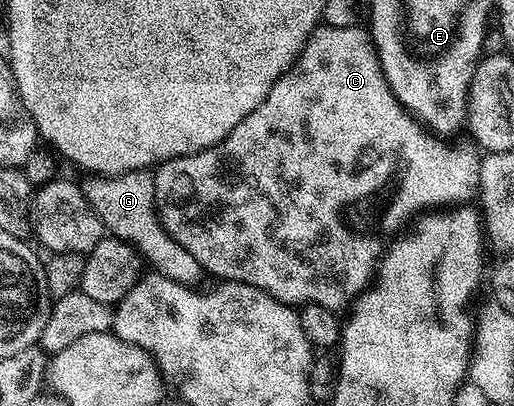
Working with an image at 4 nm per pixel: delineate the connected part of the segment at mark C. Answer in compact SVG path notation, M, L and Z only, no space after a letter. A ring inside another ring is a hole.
M319 25L318 29L310 34L310 39L304 44L304 48L298 59L292 64L292 68L288 68L288 72L284 72L284 76L280 76L276 80L276 84L272 84L268 96L264 96L262 103L252 112L248 112L248 116L244 116L244 120L240 120L240 124L236 124L236 128L232 128L232 132L223 142L218 142L215 146L209 146L208 149L195 154L170 158L157 167L154 174L154 205L157 217L160 219L163 229L170 234L171 238L176 239L188 252L192 252L192 256L196 256L196 260L200 260L202 269L207 275L215 274L218 280L243 282L249 286L255 286L263 290L264 293L271 294L276 301L283 302L285 306L301 308L308 304L318 304L335 312L342 312L342 309L345 311L354 299L371 285L380 259L388 250L388 243L395 236L403 233L401 228L374 228L374 226L372 228L360 228L360 210L362 210L362 206L366 206L366 204L360 204L360 202L376 200L376 194L374 196L368 194L368 192L374 190L374 180L366 180L364 168L368 168L368 166L376 168L376 164L374 164L376 154L382 152L380 142L386 148L388 146L386 140L392 138L394 134L402 134L402 132L410 134L412 142L416 142L418 138L424 140L424 150L418 152L424 158L424 162L416 162L416 164L424 164L424 168L422 168L424 170L424 180L420 180L422 186L418 186L418 188L416 188L416 182L412 180L414 188L408 188L408 190L404 188L400 198L398 196L390 198L386 194L384 194L384 198L378 198L378 200L398 200L396 206L392 208L392 214L394 214L392 220L398 218L398 220L412 222L420 210L428 210L436 206L454 208L459 204L469 203L466 201L477 195L478 185L480 184L480 164L482 163L479 151L473 145L470 145L471 147L453 146L450 142L444 142L436 138L437 135L431 133L414 114L402 105L398 97L392 92L392 88L384 76L378 53L374 47L374 39L371 38L369 29L363 28L361 25Z

